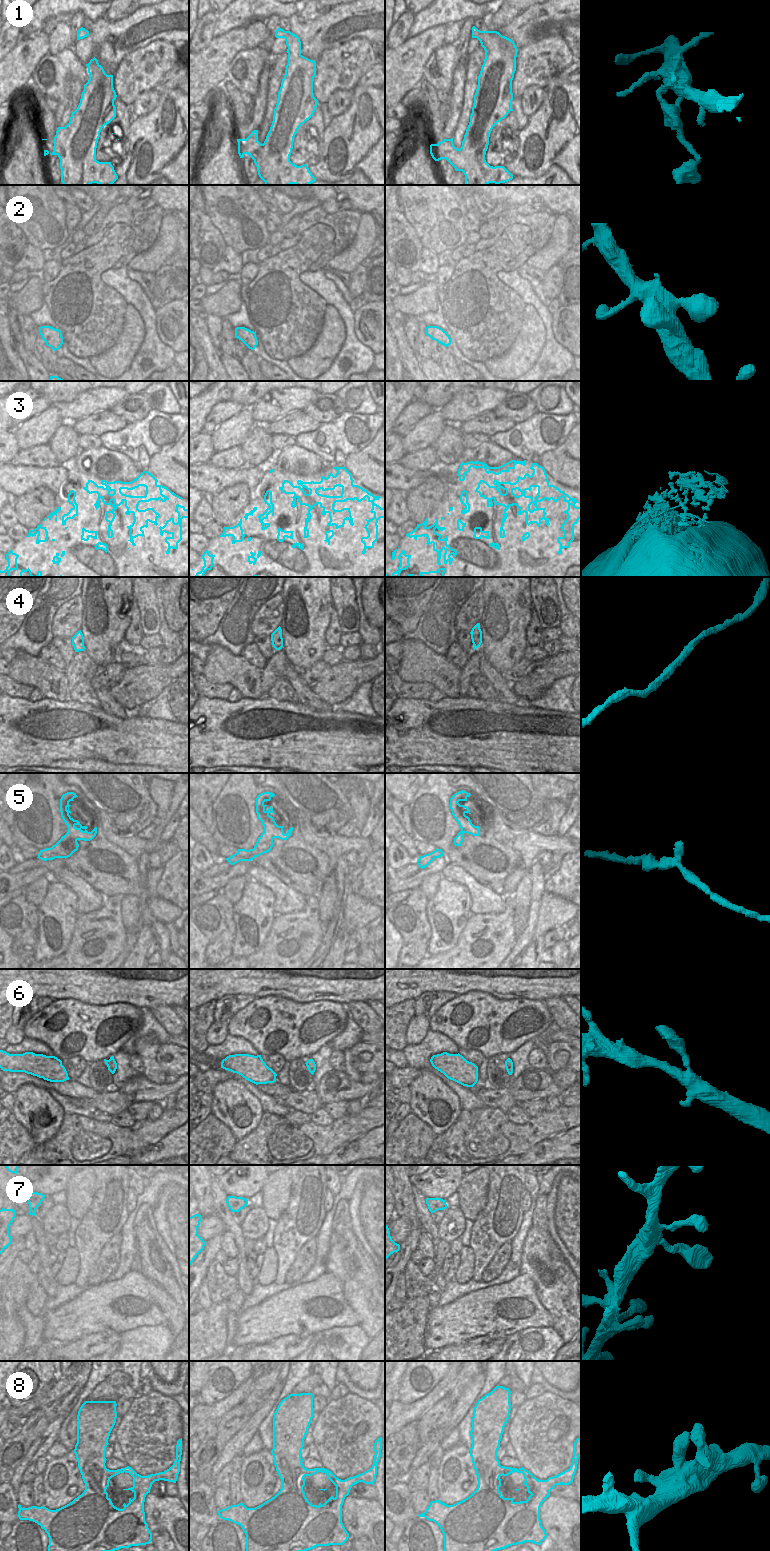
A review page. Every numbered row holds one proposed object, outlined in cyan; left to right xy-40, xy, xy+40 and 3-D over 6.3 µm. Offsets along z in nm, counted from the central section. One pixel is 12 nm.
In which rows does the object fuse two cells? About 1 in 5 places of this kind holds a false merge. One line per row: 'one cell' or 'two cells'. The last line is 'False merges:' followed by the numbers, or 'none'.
1: one cell
2: one cell
3: one cell
4: one cell
5: one cell
6: one cell
7: one cell
8: one cell
False merges: none

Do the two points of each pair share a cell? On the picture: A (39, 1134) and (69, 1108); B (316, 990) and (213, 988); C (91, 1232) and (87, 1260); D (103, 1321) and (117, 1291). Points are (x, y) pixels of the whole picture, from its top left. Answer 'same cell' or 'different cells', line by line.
A: different cells
B: same cell
C: same cell
D: same cell

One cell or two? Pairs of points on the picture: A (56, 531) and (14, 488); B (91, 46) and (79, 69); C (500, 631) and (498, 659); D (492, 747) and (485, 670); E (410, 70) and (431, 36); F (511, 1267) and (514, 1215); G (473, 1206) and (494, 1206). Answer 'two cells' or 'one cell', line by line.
A: two cells
B: two cells
C: one cell
D: two cells
E: one cell
F: two cells
G: two cells

